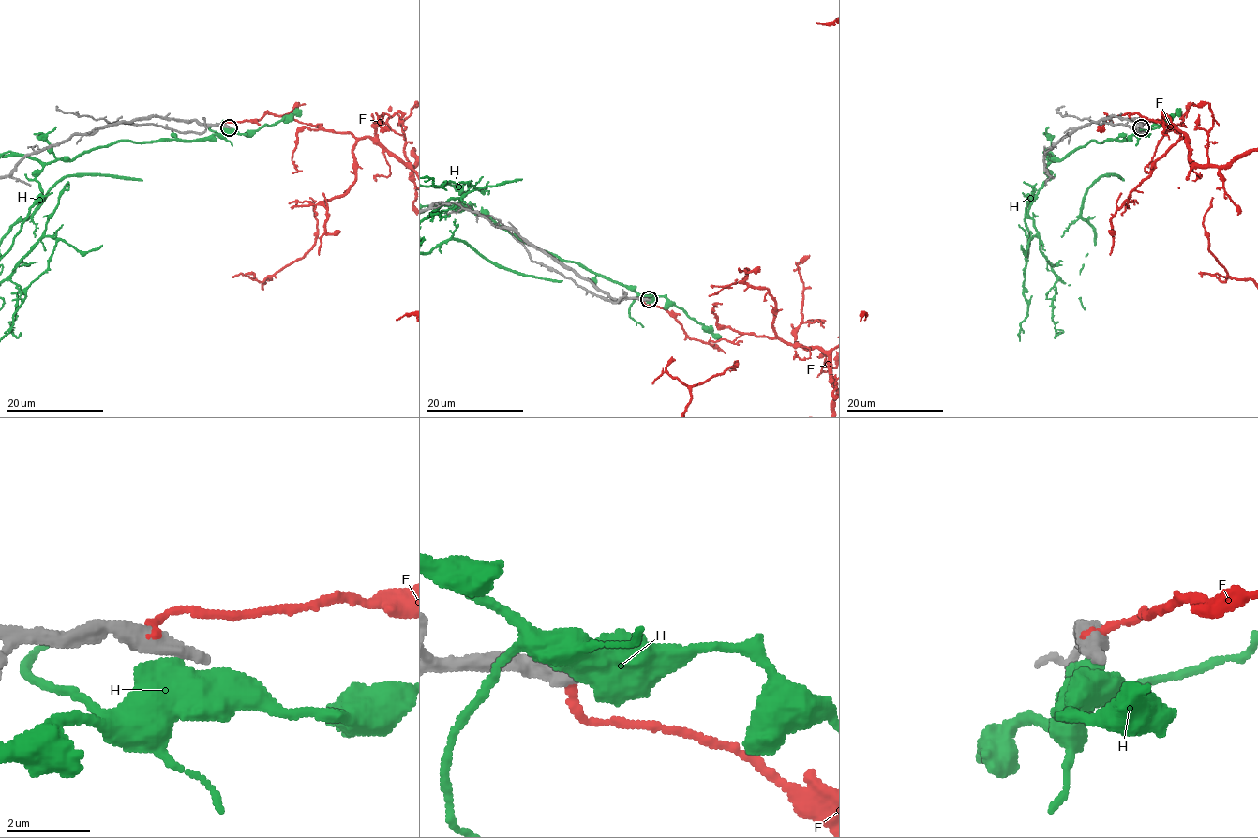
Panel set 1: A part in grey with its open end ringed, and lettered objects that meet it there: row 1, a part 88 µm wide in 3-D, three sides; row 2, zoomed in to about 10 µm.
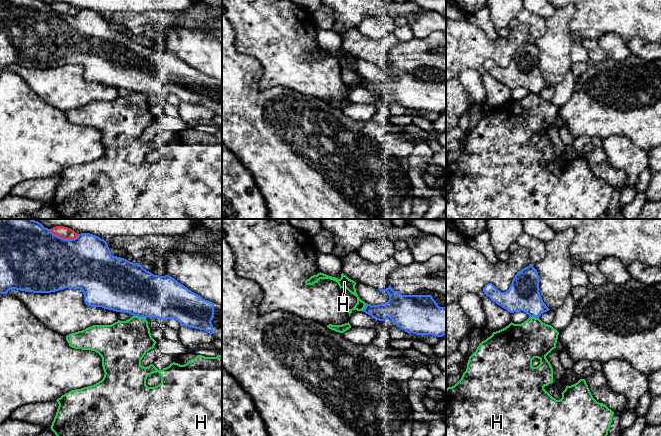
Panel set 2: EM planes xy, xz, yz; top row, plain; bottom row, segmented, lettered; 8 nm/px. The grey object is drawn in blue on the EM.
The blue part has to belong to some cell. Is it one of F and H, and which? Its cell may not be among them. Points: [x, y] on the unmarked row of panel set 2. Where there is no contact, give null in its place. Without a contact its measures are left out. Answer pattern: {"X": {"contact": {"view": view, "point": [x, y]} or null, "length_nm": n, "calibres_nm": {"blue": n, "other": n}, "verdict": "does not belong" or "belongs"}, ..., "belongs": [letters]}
{"F": {"contact": {"view": "xy", "point": [63, 14]}, "length_nm": 240, "calibres_nm": {"blue": 480, "other": 100}, "verdict": "does not belong"}, "H": {"contact": {"view": "xy", "point": [139, 92]}, "length_nm": 110, "calibres_nm": {"blue": 400, "other": 360}, "verdict": "does not belong"}, "belongs": []}

